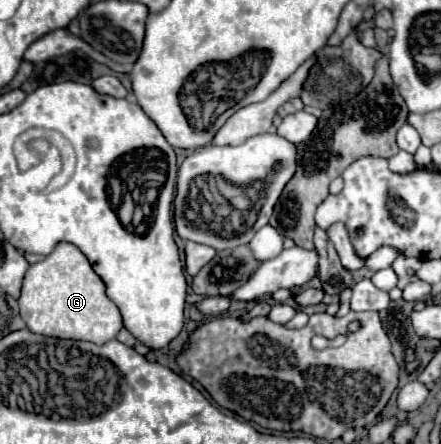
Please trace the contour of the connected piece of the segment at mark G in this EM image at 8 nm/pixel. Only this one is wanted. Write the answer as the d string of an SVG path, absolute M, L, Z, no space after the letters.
M60 242L52 254L28 268L18 306L26 326L42 336L88 340L100 346L114 340L122 328L122 314L106 296L102 278L98 278L88 258L70 242Z

